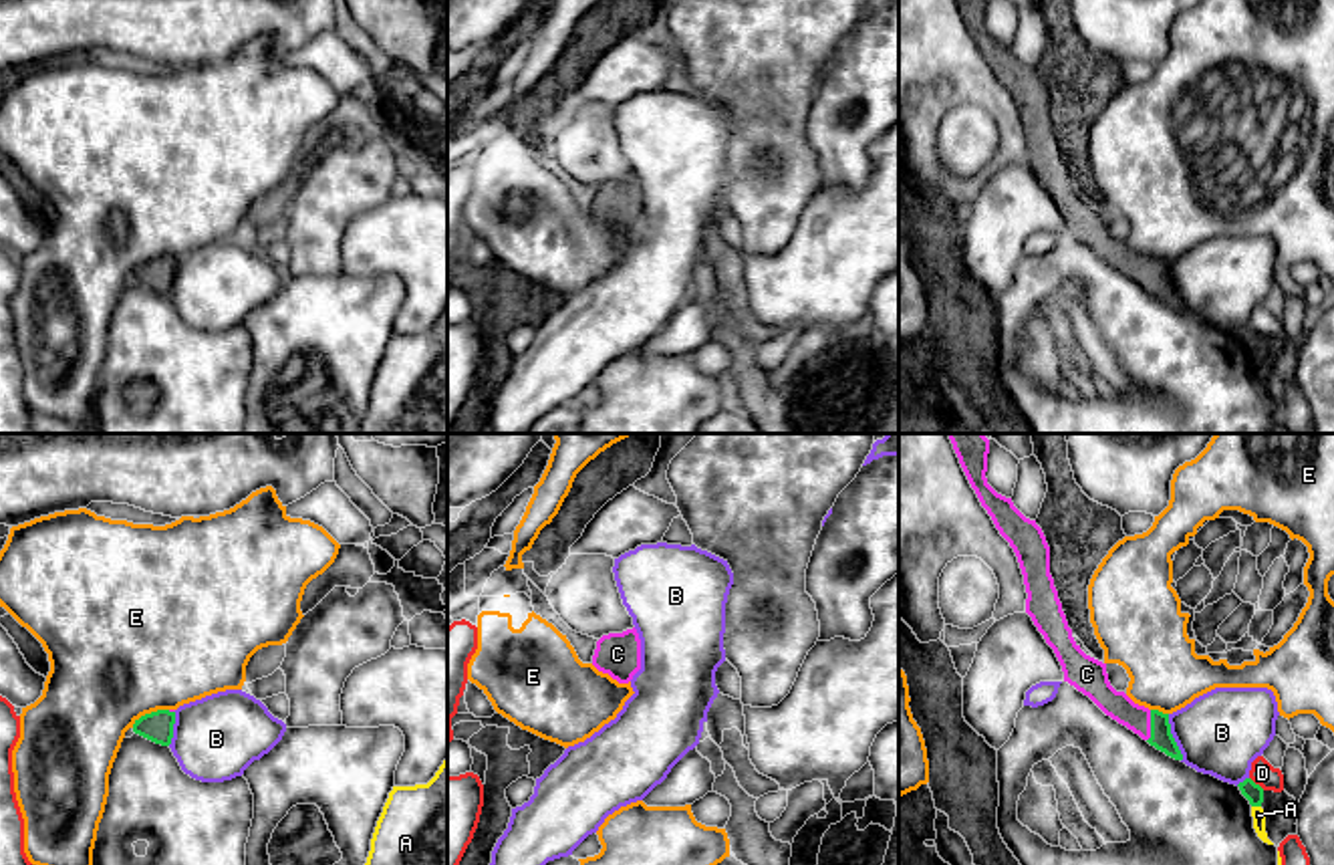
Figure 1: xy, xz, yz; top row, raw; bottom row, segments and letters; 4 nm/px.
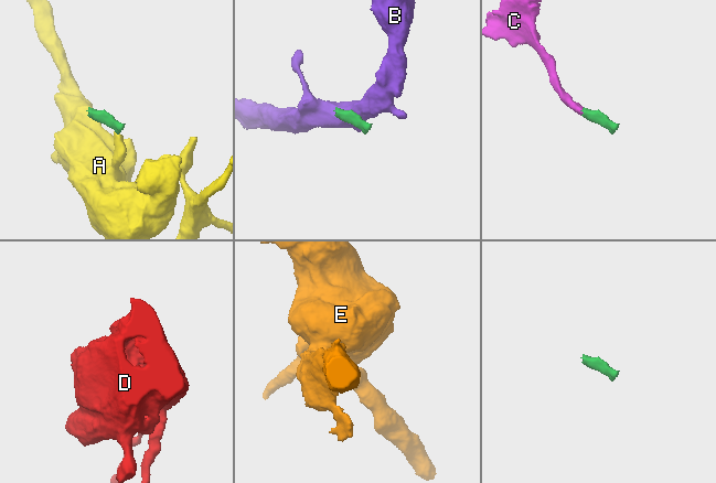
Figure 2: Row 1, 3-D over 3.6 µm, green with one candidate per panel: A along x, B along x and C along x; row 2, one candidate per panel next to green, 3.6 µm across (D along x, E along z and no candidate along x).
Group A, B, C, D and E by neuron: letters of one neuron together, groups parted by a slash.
A / B / C / D / E

